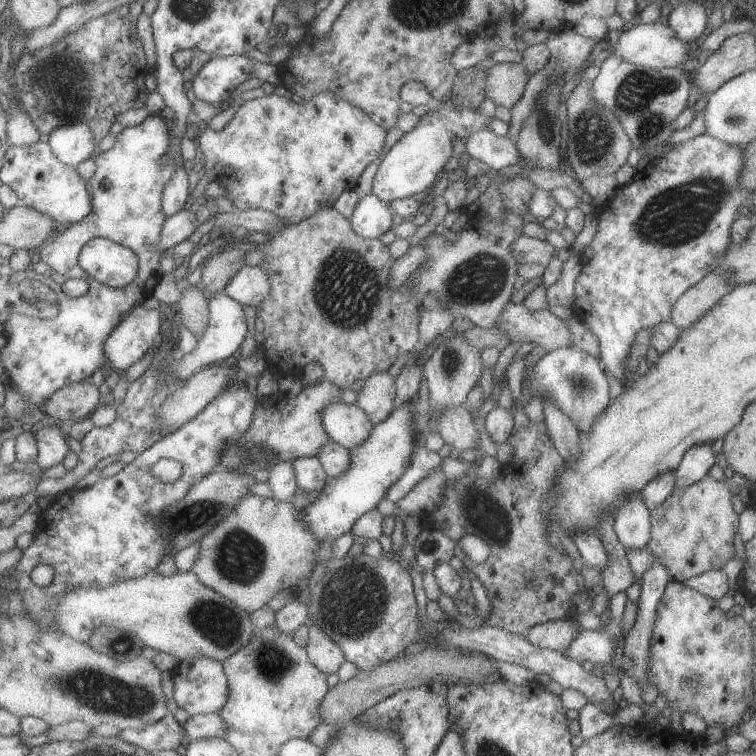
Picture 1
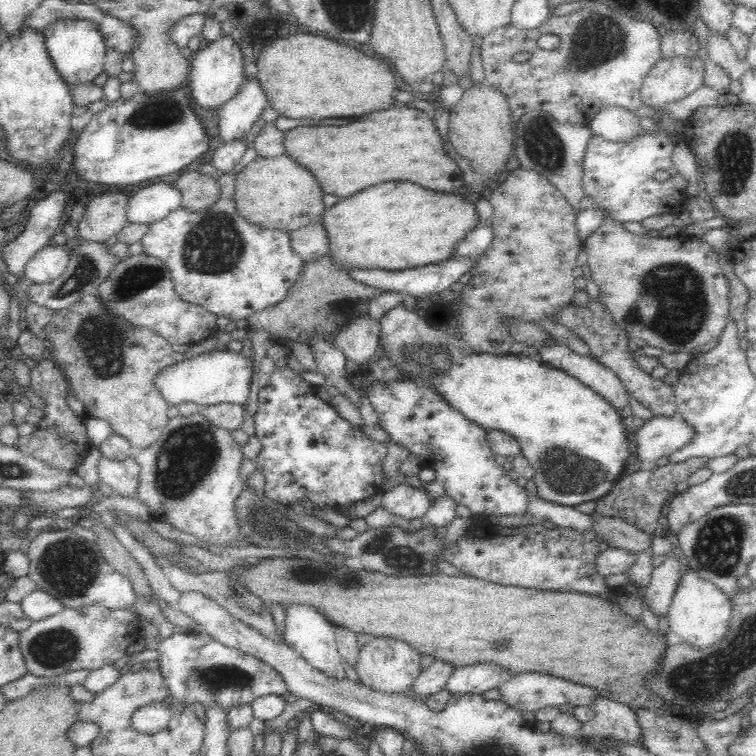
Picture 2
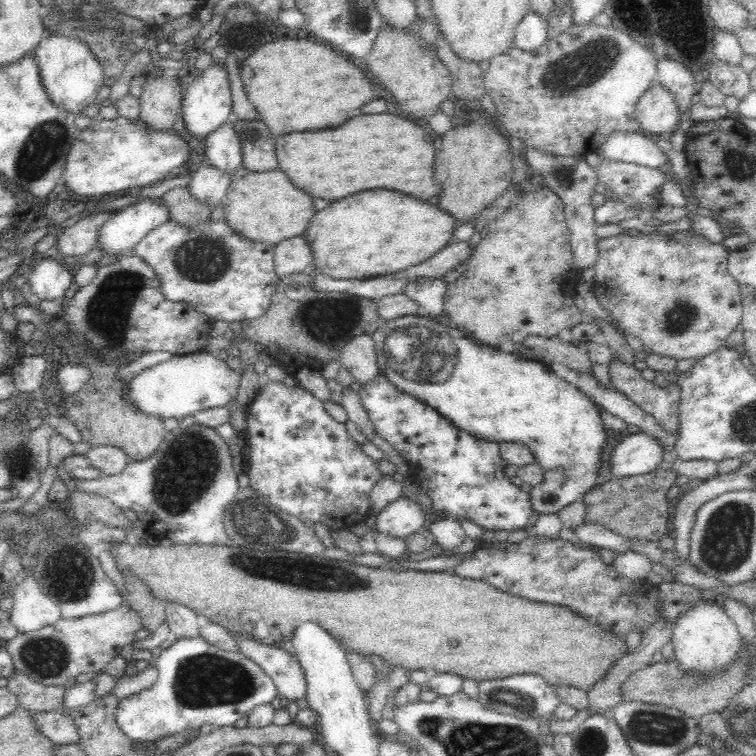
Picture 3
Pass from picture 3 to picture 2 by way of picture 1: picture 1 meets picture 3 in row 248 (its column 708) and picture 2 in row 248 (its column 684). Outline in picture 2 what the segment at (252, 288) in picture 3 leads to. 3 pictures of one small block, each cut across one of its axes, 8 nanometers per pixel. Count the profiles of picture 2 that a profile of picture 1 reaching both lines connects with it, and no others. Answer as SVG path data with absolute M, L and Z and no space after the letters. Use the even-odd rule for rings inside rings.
M219 198L210 208L198 212L179 207L163 219L150 223L140 242L144 254L156 257L168 266L172 289L182 300L200 305L217 317L228 317L230 321L246 319L252 313L280 302L288 288L298 280L305 263L290 247L288 231L263 229L248 223L238 215L233 198Z

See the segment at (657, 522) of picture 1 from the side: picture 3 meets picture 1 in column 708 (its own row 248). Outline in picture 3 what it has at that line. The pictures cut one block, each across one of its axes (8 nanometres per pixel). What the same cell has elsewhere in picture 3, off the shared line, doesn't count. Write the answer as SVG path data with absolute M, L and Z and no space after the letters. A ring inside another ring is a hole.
M543 184L540 190L525 192L520 198L514 198L510 205L512 206L511 209L495 213L495 220L488 227L490 233L486 237L481 238L471 257L466 262L465 272L459 275L454 282L446 282L446 286L444 286L446 287L446 296L444 296L443 304L443 312L448 314L451 320L450 326L456 327L460 332L463 332L465 337L471 338L480 344L493 345L494 347L499 346L504 352L509 353L512 352L514 344L517 342L522 343L527 336L536 335L550 338L556 336L561 330L571 329L584 320L575 303L575 288L582 270L574 265L572 249L570 249L570 231L567 227L562 200L552 189Z

